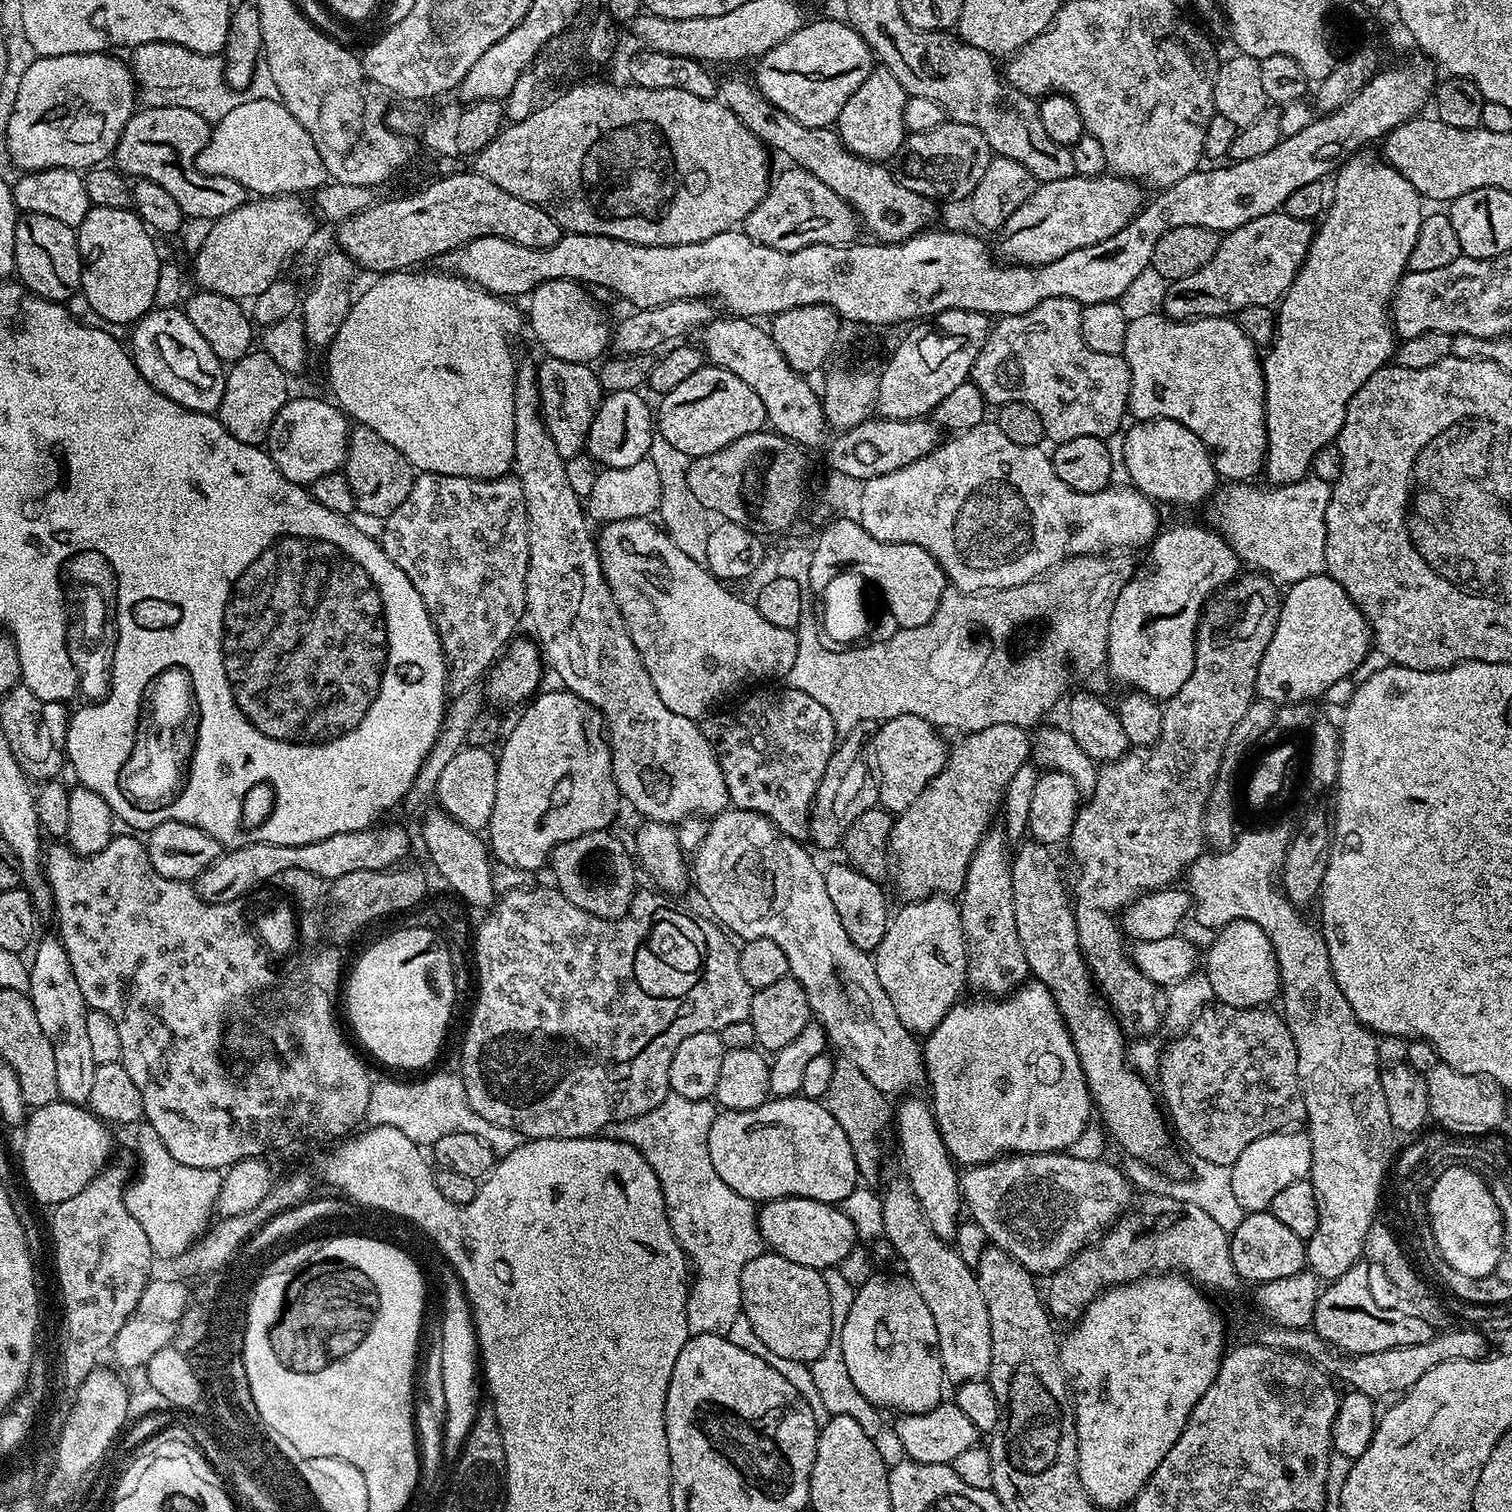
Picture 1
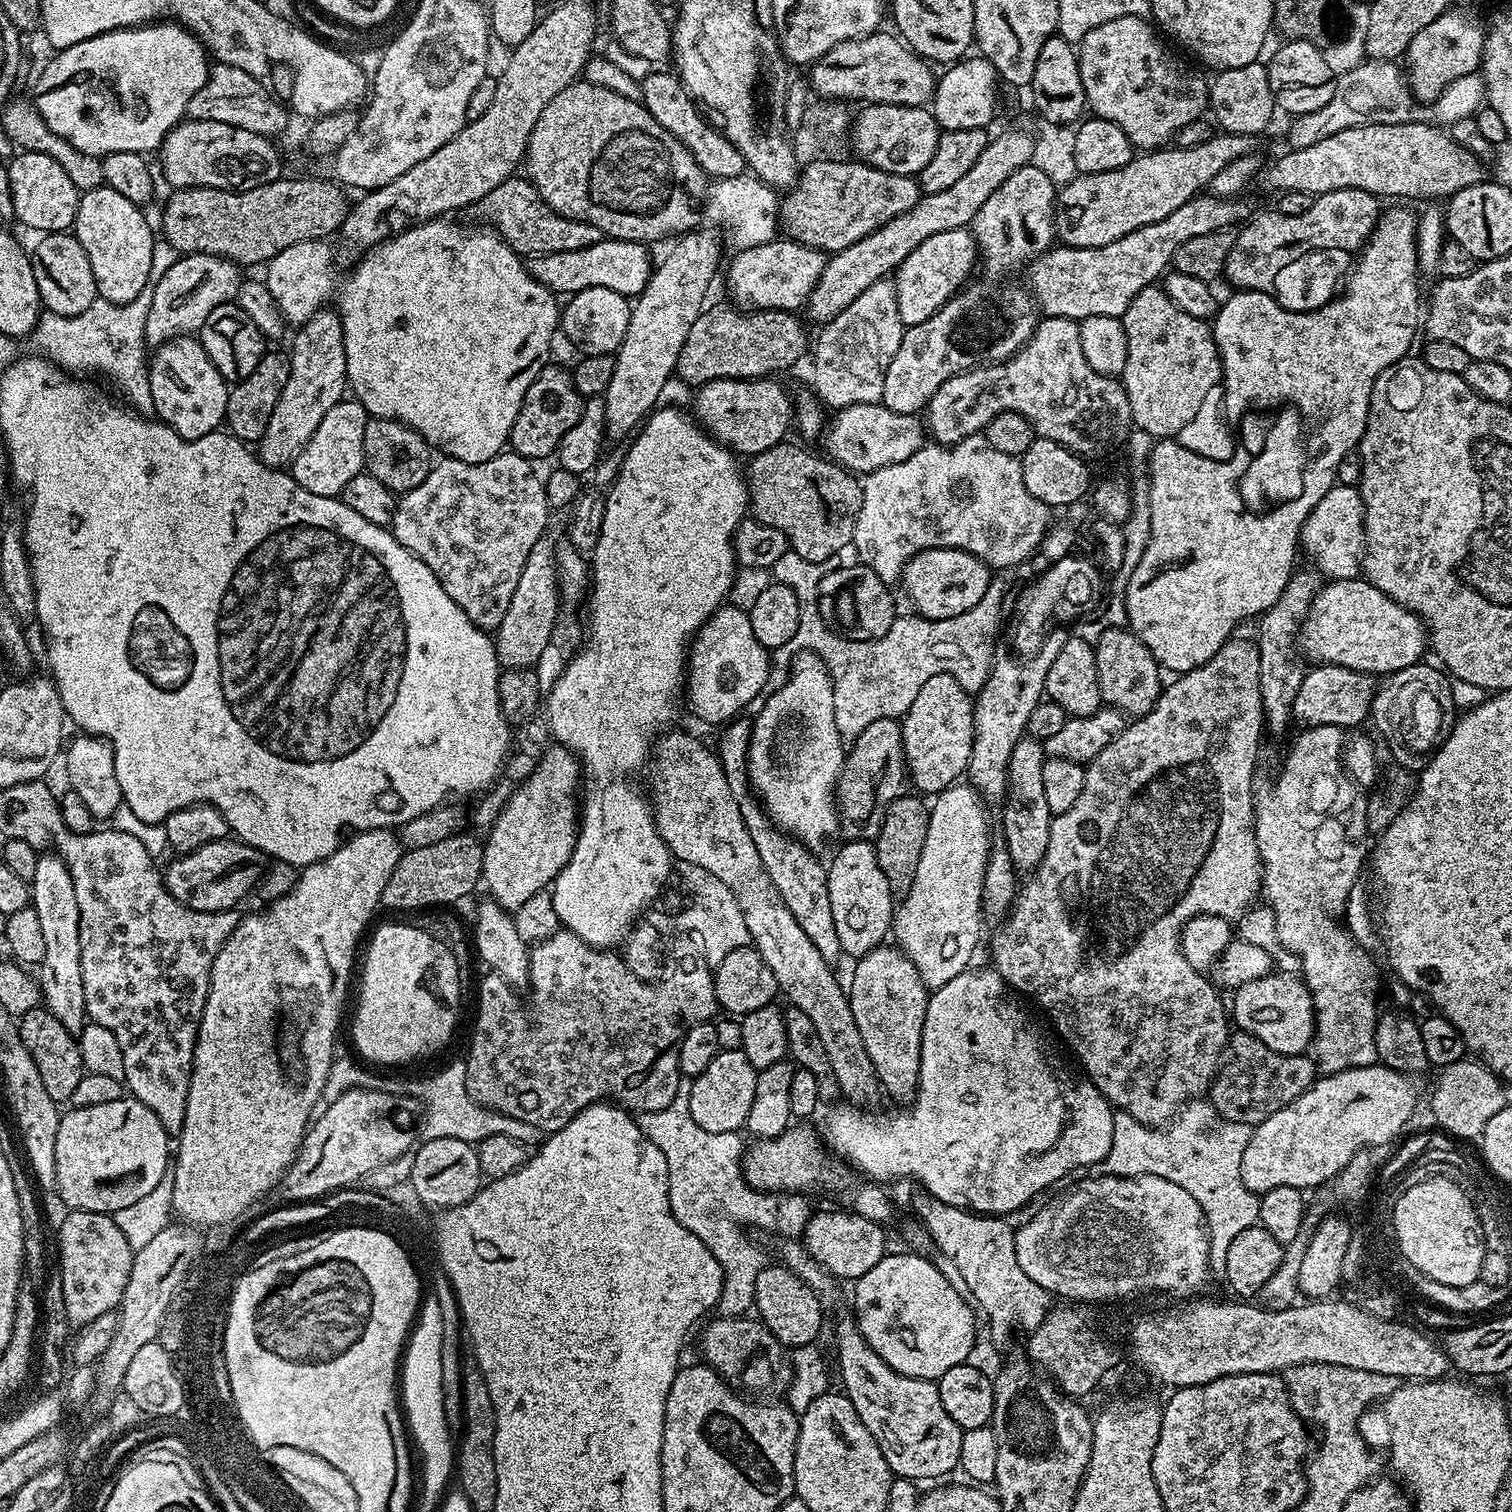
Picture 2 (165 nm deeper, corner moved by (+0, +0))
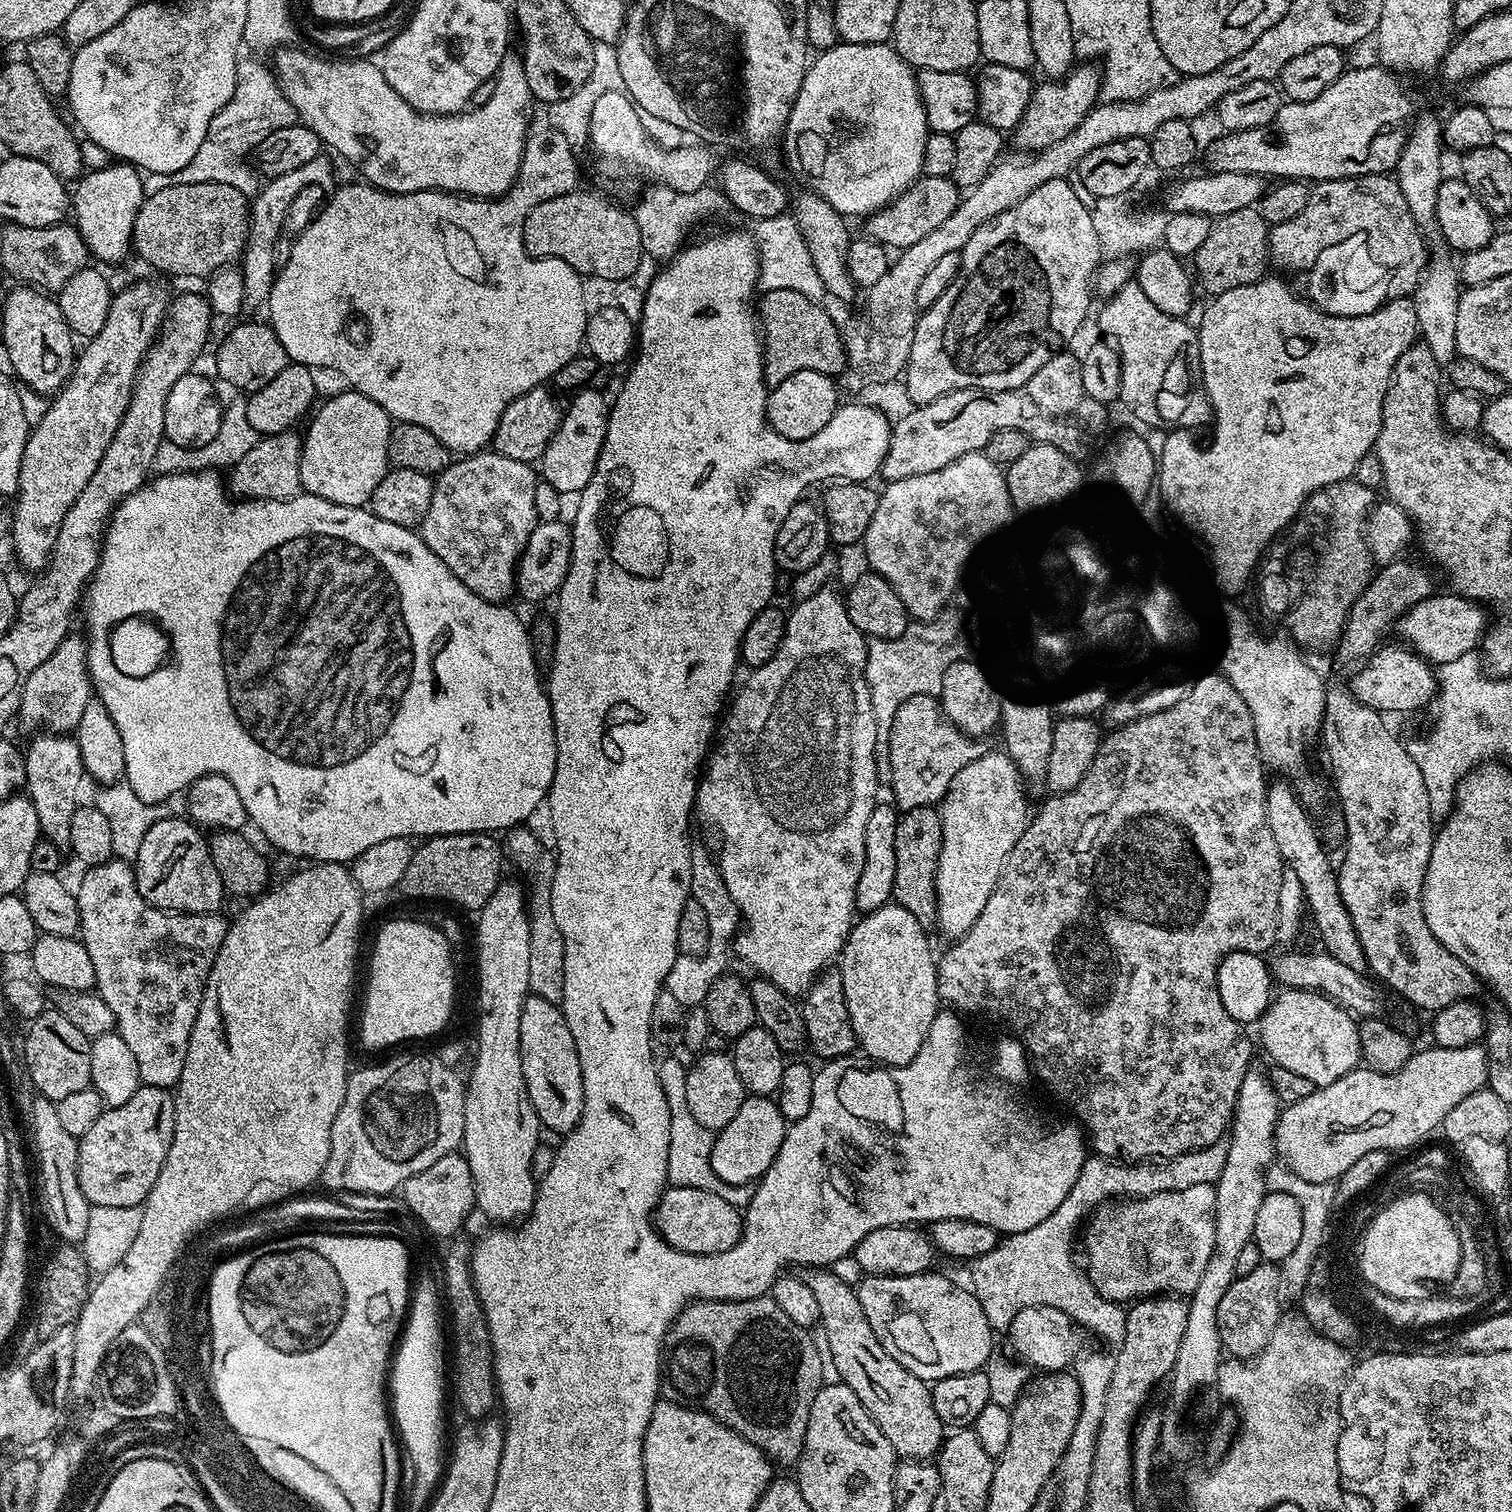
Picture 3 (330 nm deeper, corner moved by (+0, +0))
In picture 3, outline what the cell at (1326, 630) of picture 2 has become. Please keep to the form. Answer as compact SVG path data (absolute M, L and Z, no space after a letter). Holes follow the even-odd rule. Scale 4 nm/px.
M1433 594L1426 597L1409 609L1398 621L1401 636L1399 639L1433 666L1468 656L1475 648L1477 651L1486 631L1485 609L1477 601L1468 600L1465 596L1447 595Z

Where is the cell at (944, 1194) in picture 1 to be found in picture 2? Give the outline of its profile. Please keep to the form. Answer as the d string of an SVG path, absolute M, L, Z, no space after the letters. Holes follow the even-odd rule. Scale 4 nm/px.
M881 946L870 954L859 957L855 961L856 969L852 972L852 985L846 991L850 1010L854 1014L854 1022L858 1022L858 1034L862 1034L862 1042L866 1045L866 1054L870 1054L870 1062L874 1062L876 1077L881 1089L892 1100L904 1106L911 1105L916 1098L916 1087L920 1081L920 1063L922 1062L922 1030L924 1019L928 1013L929 989L924 987L918 970L899 947Z

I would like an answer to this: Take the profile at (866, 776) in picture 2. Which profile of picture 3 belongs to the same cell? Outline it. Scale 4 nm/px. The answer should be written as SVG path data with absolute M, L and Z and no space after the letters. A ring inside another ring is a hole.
M913 698L897 703L896 713L892 716L892 725L888 728L888 780L892 783L892 796L901 804L901 809L926 808L939 805L948 792L954 774L962 766L970 766L978 757L985 755L984 740L965 736L956 730L955 723L940 711L939 703L927 704L924 698Z

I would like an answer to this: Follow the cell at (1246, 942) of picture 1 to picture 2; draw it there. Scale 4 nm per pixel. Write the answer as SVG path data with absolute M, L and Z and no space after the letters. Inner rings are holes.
M1284 972L1281 976L1269 974L1258 978L1254 982L1246 982L1241 988L1235 989L1236 996L1230 1000L1230 1012L1234 1017L1234 1024L1241 1032L1249 1032L1254 1038L1266 1042L1270 1050L1287 1056L1299 1056L1307 1053L1313 1047L1316 1035L1316 1015L1312 1005L1312 992L1304 984L1299 975Z

